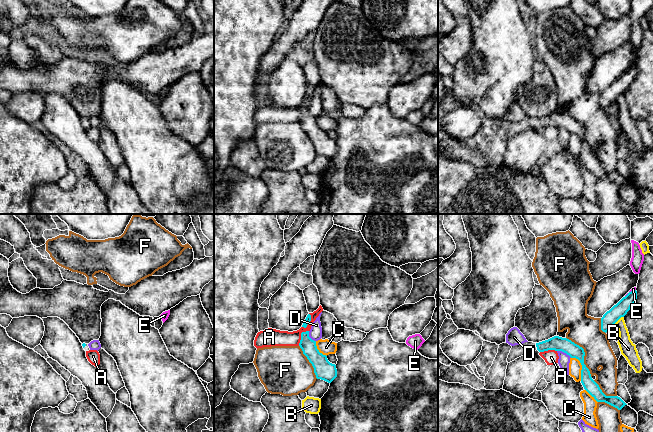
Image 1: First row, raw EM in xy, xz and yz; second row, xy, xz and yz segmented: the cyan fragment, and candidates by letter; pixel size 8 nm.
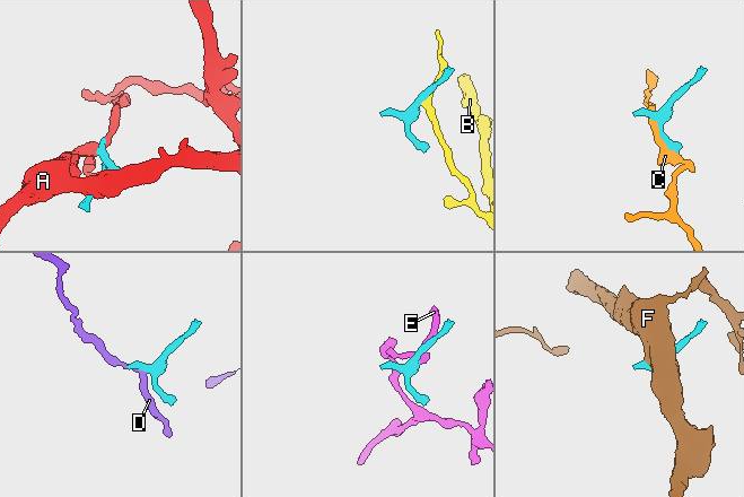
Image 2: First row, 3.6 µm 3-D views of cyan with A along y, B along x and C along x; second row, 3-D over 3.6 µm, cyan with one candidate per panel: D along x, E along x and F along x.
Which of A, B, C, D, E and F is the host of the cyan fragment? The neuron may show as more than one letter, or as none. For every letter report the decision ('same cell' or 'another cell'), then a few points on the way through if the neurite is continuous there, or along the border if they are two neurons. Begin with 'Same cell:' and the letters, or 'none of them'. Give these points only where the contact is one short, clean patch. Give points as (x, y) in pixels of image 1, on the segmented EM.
Same cell: none of them
A: another cell | along xz (308, 330), (301, 333), (298, 345)
B: another cell | along yz (623, 316), (614, 324)
C: another cell
D: another cell | along yz (557, 350), (561, 350), (571, 357)
E: another cell
F: another cell

